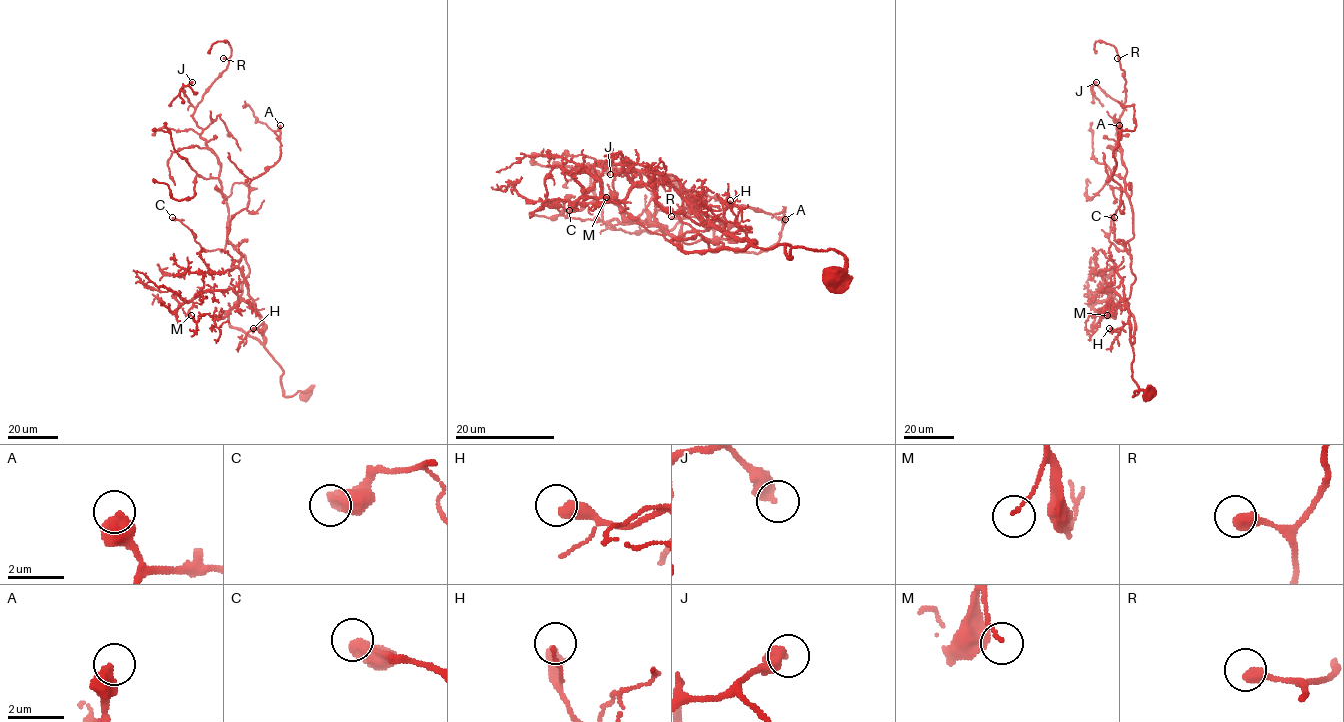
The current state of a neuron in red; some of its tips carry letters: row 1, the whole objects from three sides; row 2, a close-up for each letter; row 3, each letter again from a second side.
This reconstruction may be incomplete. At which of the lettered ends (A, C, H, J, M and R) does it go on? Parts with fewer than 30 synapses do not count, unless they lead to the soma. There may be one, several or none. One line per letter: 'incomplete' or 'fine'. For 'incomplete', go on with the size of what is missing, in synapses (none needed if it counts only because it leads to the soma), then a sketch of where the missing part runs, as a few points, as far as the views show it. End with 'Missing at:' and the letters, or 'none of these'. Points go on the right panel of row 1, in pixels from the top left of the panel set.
A: fine
C: fine
H: incomplete; about 60 synapses
J: fine
M: fine
R: fine
Missing at: H

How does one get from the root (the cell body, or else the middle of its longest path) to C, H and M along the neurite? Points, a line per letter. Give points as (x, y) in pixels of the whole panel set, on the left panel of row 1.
C: (305, 397), (284, 396), (280, 365), (224, 312), (242, 292), (245, 257), (229, 242), (205, 250), (172, 217)
H: (305, 397), (311, 390), (284, 396), (280, 380), (283, 369), (264, 346), (262, 324), (253, 328)
M: (305, 397), (311, 390), (284, 396), (283, 369), (264, 346), (261, 316), (231, 289), (201, 292), (191, 315)

